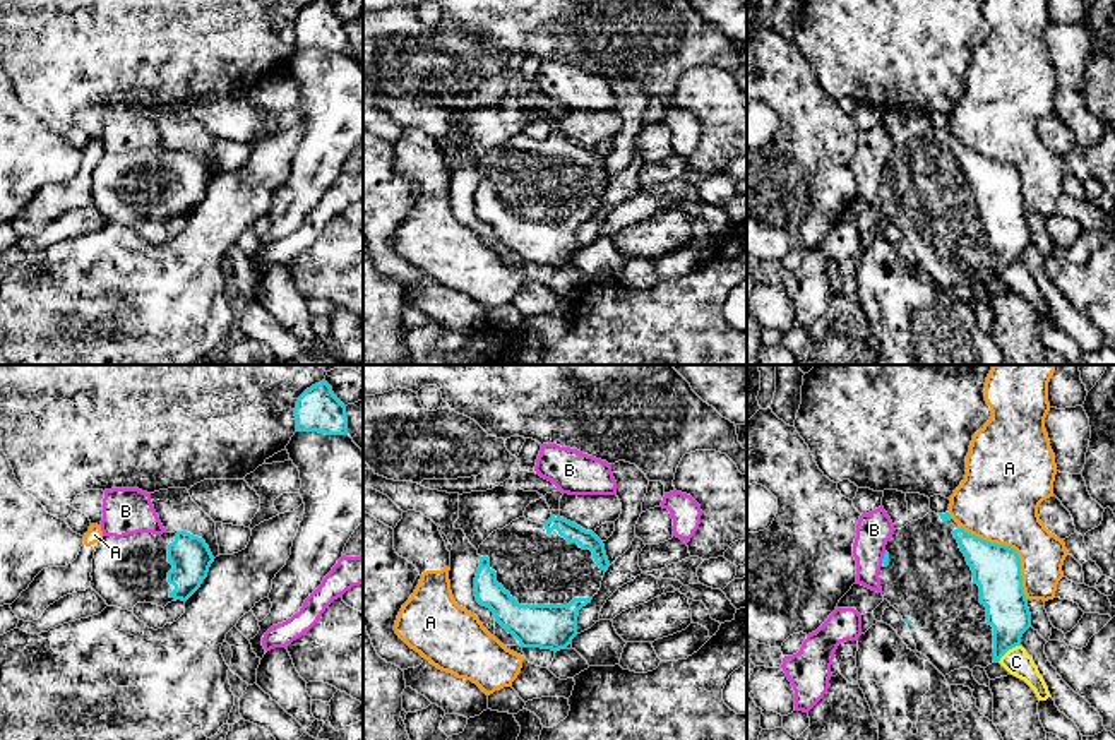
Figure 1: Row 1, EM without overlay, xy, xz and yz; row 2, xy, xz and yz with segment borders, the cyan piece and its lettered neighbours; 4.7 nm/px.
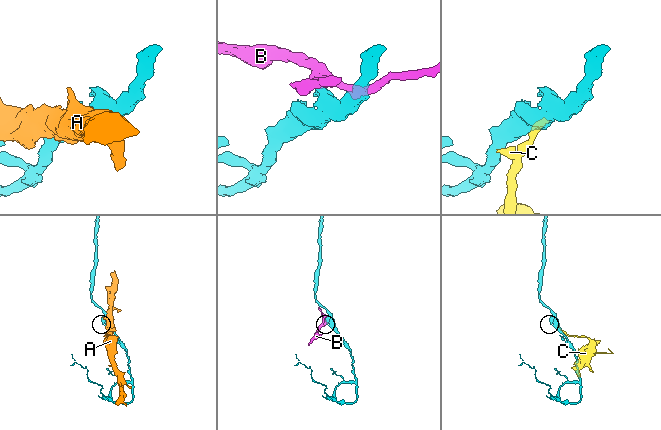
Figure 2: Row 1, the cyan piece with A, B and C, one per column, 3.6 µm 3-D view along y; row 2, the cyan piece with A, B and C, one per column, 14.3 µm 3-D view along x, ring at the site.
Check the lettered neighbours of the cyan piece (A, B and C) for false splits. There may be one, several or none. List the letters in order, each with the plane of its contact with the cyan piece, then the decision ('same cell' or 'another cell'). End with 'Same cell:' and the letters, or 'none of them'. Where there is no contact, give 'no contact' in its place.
A: meets cyan in yz; another cell
B: meets cyan in yz; another cell
C: meets cyan in yz; another cell
Same cell: none of them

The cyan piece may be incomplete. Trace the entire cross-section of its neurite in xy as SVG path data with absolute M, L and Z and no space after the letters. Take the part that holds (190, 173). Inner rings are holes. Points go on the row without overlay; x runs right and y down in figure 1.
M187 147L103 152L92 175L91 204L108 223L132 228L137 219L146 218L164 224L176 216L187 218L207 194L212 178L206 158Z

